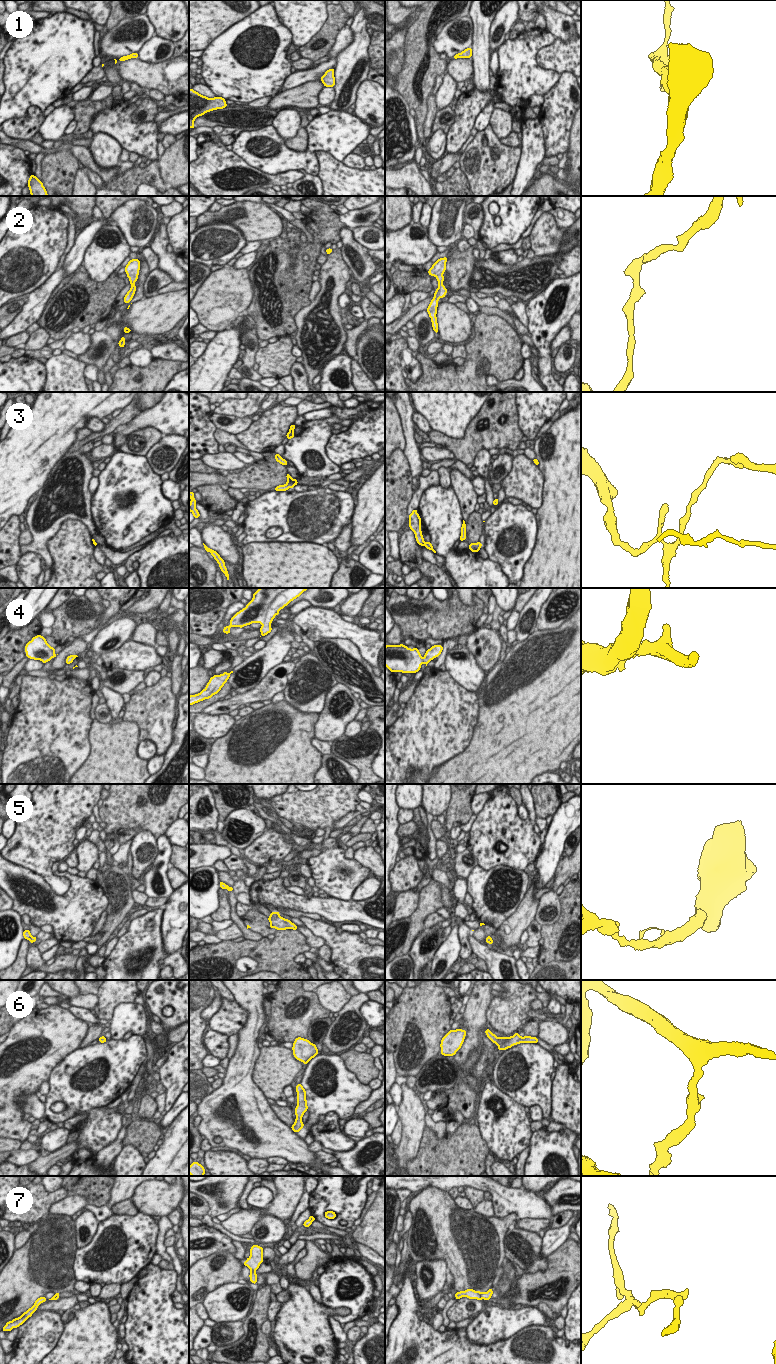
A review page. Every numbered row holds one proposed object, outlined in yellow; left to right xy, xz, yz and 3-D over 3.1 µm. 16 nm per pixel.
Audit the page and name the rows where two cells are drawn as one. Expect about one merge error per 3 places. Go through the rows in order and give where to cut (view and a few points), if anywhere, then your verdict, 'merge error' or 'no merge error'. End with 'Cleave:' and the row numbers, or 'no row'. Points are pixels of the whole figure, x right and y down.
1: no cut; no merge error
2: no cut; no merge error
3: cut in yz along (425, 542), (423, 545); merge error
4: no cut; no merge error
5: no cut; no merge error
6: no cut; no merge error
7: cut in yz along (479, 1292), (482, 1298); merge error
Cleave: 3, 7

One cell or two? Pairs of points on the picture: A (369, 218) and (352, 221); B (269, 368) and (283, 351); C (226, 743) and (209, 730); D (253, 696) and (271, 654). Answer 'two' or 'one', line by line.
A: one
B: one
C: two
D: two

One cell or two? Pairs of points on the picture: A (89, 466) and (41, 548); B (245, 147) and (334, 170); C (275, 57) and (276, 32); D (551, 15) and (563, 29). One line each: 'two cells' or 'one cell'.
A: one cell
B: two cells
C: one cell
D: one cell

